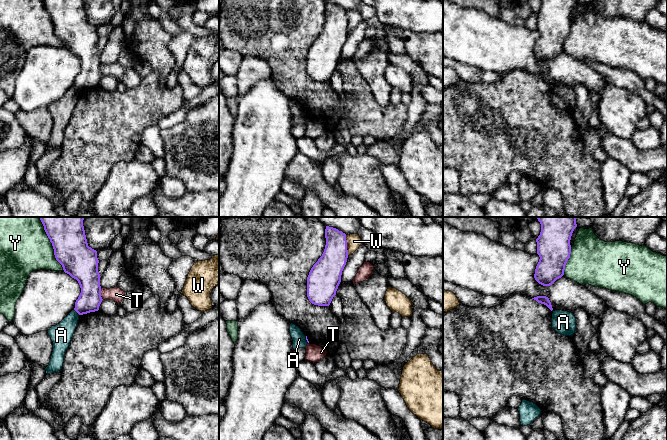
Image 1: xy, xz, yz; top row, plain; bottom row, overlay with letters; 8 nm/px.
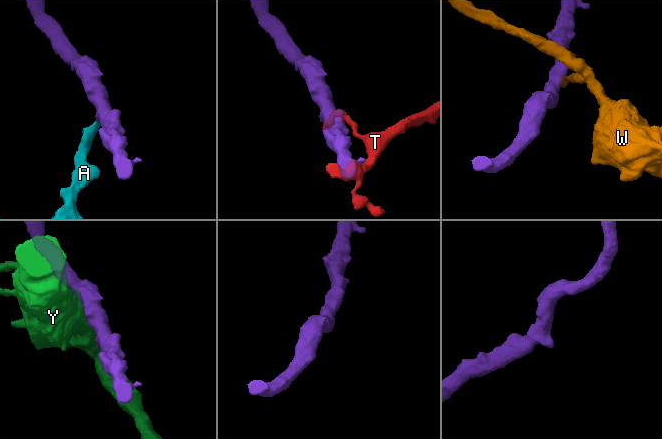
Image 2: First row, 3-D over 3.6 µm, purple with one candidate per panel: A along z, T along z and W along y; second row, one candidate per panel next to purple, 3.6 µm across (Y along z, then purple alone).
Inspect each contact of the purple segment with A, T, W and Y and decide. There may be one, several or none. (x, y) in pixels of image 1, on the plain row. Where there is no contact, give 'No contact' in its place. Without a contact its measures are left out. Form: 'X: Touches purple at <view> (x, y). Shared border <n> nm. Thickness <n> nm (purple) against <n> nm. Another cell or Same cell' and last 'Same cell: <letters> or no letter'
A: Touches purple at xy (77, 88). Shared border 60 nm. Thickness 190 nm (purple) against 180 nm. Another cell
T: Touches purple at xy (100, 70). Shared border 100 nm. Thickness 220 nm (purple) against 110 nm. Another cell
W: Touches purple at xz (346, 21). Shared border 170 nm. Thickness 220 nm (purple) against 110 nm. Another cell
Y: Touches purple at xy (53, 23). Shared border 420 nm. Thickness 280 nm (purple) against 380 nm. Another cell
Same cell: no letter

